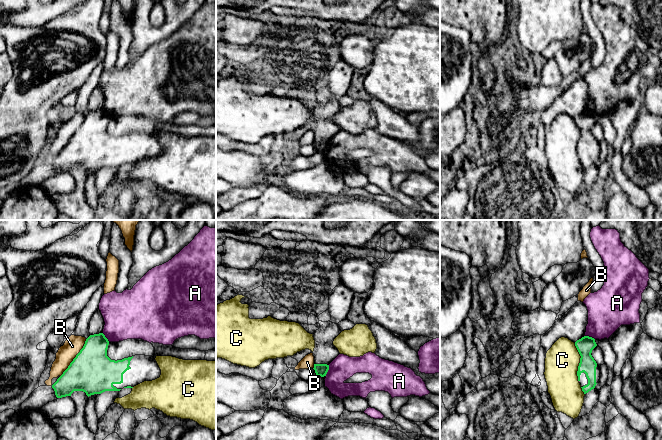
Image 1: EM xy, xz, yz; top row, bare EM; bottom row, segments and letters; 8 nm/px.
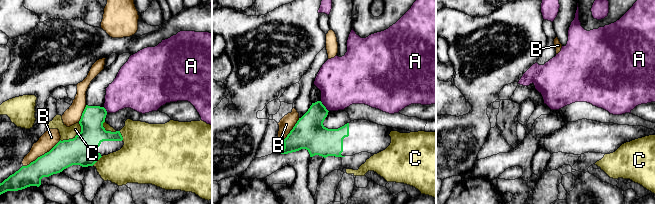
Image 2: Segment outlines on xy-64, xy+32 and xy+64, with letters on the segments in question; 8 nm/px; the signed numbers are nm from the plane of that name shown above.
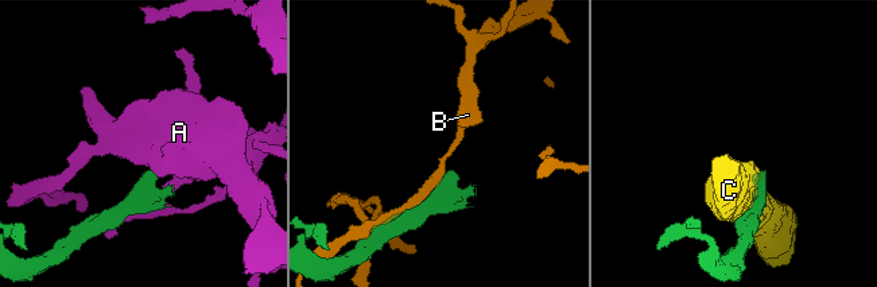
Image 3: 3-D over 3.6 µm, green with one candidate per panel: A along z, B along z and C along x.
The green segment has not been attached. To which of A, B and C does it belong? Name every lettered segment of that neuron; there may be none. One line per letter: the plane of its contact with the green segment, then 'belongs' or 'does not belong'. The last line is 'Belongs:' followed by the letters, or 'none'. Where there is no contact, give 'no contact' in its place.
A: contact in xz; does not belong
B: contact in xy; does not belong
C: contact in yz; does not belong
Belongs: none

